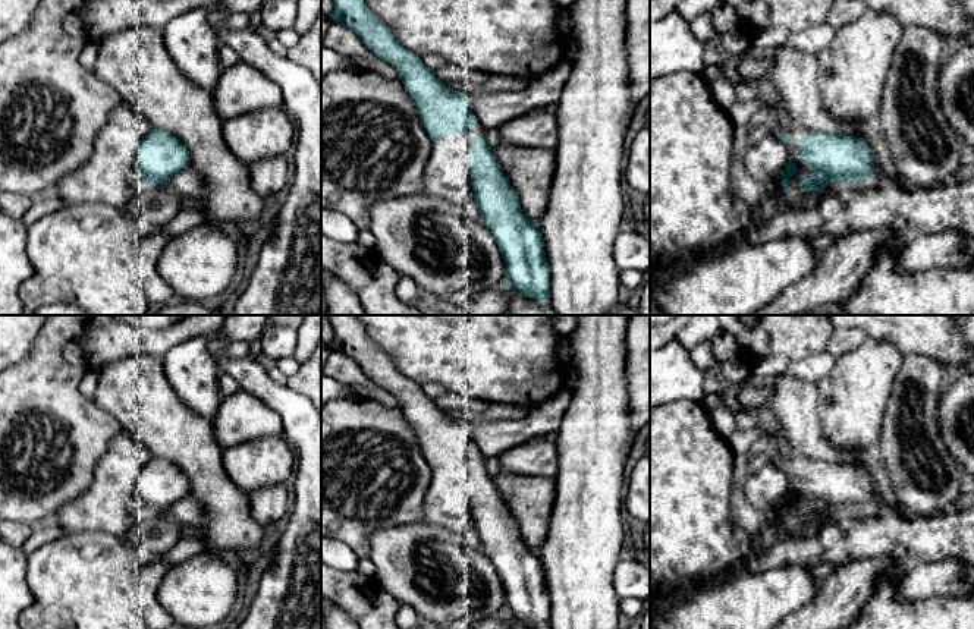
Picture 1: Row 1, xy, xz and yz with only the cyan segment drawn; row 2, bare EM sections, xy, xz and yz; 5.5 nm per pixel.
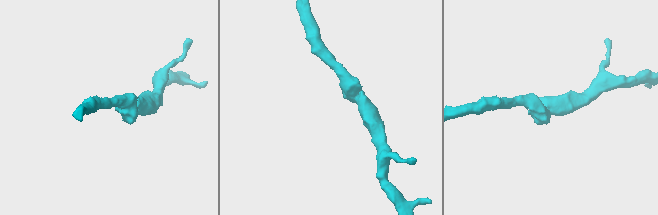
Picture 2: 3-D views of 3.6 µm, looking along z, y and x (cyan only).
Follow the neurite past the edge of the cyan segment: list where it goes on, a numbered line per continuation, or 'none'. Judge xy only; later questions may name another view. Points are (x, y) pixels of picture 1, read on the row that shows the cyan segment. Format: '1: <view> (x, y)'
none

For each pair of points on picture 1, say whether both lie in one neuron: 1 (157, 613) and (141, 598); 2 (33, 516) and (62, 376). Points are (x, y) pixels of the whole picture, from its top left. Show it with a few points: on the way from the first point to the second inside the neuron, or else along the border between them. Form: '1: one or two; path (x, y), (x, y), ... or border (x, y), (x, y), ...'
1: one; path (153, 610), (145, 603)
2: one; path (68, 481), (78, 447), (74, 425), (62, 411)

